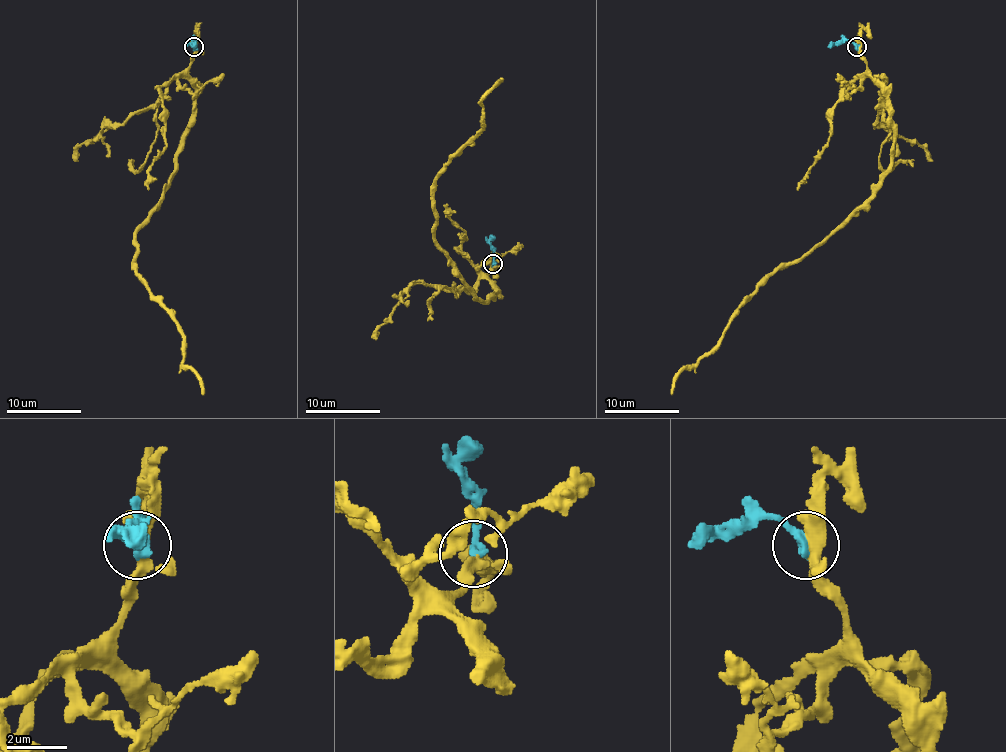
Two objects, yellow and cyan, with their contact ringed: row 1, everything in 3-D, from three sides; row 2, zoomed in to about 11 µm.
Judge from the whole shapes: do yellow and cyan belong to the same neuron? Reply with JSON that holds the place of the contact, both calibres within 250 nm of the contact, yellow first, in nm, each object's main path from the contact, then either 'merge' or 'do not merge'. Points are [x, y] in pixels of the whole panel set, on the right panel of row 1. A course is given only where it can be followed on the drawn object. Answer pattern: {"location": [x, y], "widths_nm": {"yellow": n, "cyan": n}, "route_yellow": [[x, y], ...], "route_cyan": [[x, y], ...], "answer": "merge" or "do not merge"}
{"location": [857, 47], "widths_nm": {"yellow": 300, "cyan": 380}, "route_yellow": [[857, 47], [887, 101], [891, 171], [831, 232], [771, 275], [737, 311], [715, 346], [678, 376], [672, 395]], "route_cyan": [[857, 47], [850, 40], [833, 42], [827, 47]], "answer": "do not merge"}

